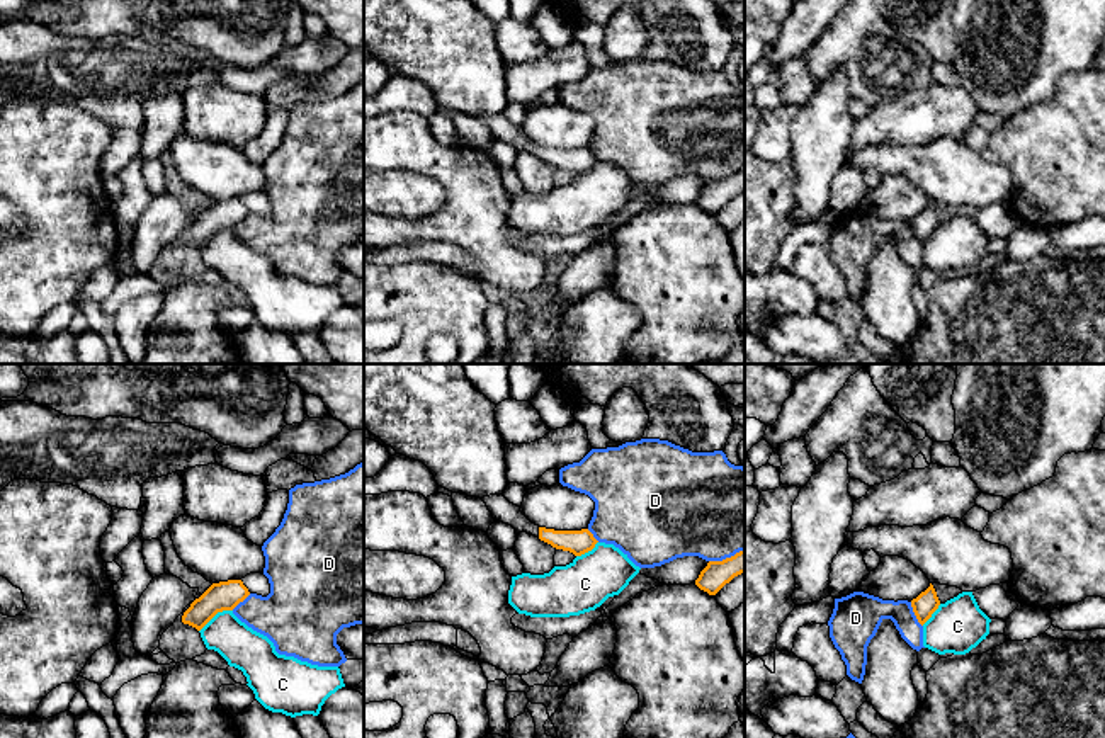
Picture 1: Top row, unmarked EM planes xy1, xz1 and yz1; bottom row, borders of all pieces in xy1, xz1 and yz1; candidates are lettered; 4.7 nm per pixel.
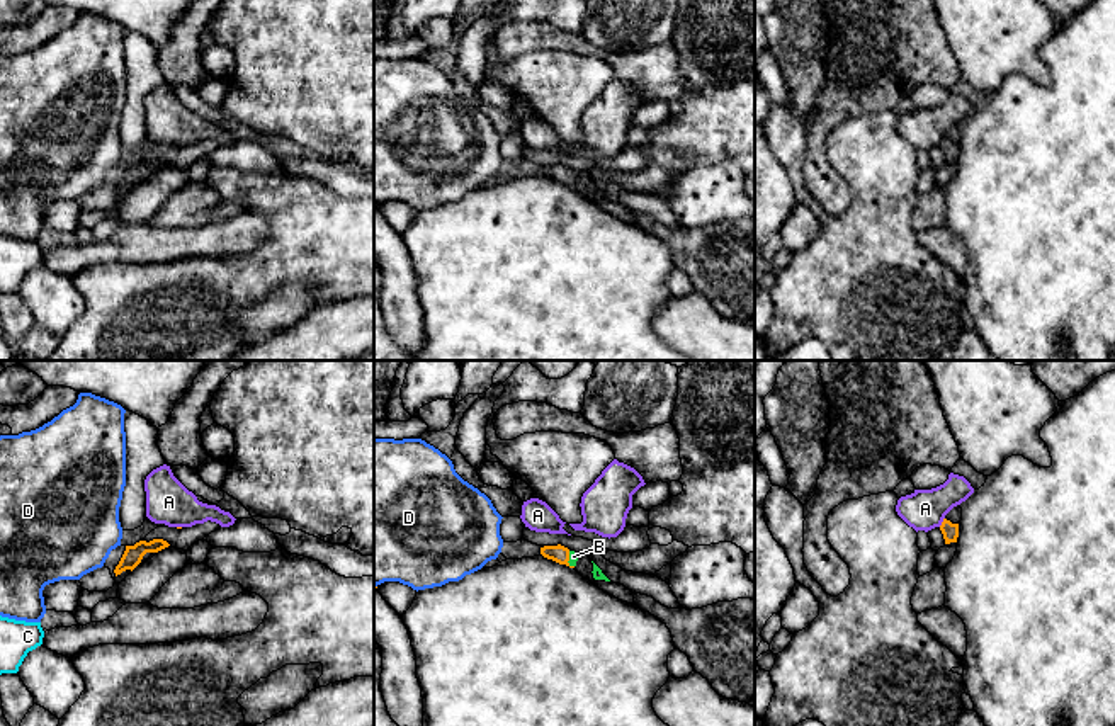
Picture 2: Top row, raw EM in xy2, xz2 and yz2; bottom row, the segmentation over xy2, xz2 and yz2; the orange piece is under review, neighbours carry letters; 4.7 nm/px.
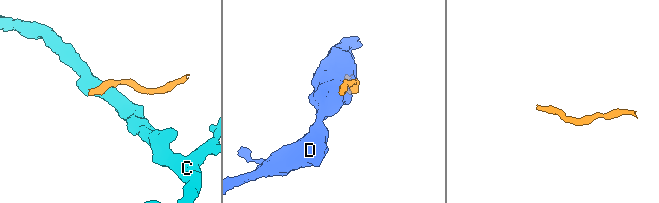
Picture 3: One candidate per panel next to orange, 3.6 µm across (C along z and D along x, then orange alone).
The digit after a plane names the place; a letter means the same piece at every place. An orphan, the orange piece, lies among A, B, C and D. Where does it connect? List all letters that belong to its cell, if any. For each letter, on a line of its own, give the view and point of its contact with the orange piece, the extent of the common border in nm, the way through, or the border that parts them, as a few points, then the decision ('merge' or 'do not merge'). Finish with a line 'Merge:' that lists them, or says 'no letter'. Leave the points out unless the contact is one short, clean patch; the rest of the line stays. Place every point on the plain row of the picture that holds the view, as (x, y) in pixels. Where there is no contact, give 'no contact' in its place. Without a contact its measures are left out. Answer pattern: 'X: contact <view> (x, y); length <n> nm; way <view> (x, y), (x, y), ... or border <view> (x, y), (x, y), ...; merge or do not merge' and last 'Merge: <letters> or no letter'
A: contact yz2 (942, 141); length 50 nm; border yz2 (944, 136), (939, 145); do not merge
B: contact xz2 (568, 179); length 80 nm; way xz2 (558, 172), (568, 179), (573, 175); merge
C: contact xy1 (215, 233); length 190 nm; border xy1 (232, 228), (220, 230), (199, 250); do not merge
D: contact yz1 (915, 233); length 130 nm; do not merge
Merge: B

